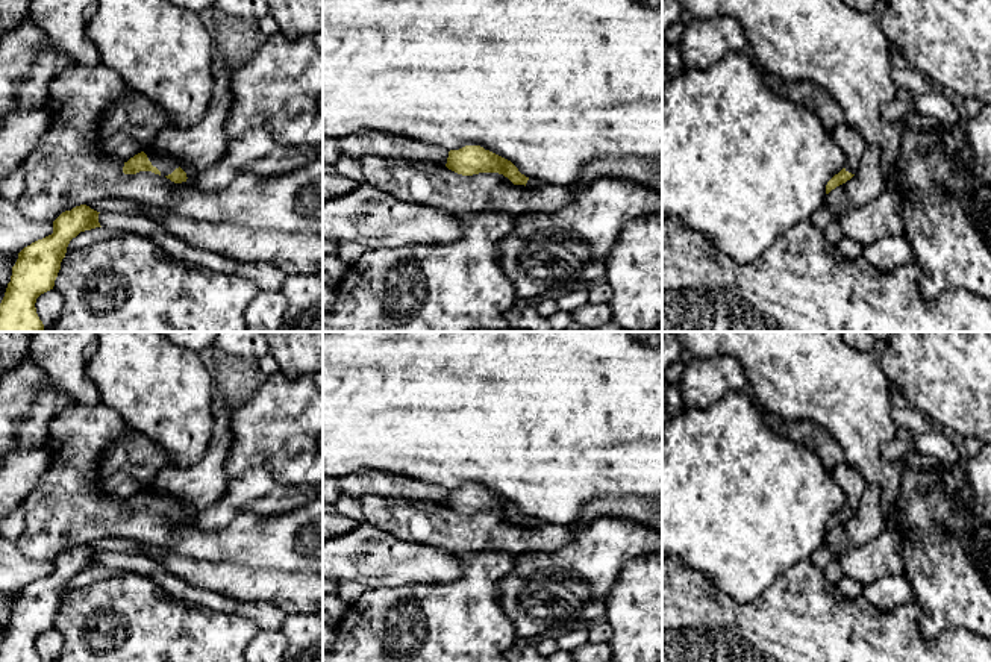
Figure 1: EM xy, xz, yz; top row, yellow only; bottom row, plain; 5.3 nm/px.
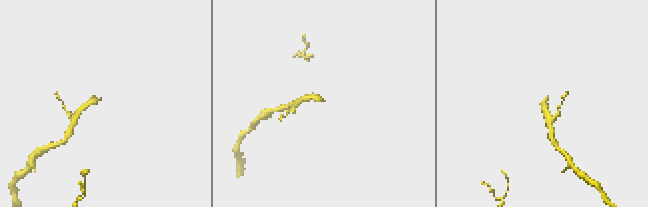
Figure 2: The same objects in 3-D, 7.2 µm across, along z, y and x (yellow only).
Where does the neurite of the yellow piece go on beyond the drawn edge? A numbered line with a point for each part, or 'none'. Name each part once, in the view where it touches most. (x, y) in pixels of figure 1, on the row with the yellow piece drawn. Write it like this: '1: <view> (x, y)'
1: xy (196, 147)

